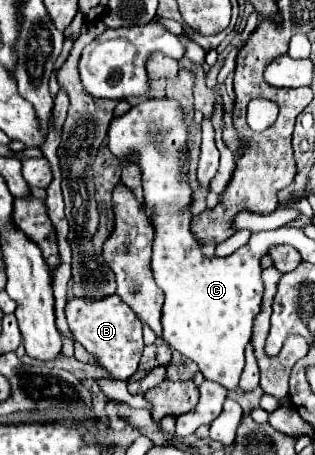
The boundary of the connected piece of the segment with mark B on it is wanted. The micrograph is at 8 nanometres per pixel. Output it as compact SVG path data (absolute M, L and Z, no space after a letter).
M108 295L102 299L74 297L66 303L66 319L74 339L80 341L84 349L96 359L96 363L112 377L128 379L138 369L144 349L142 323L140 317L118 295Z

